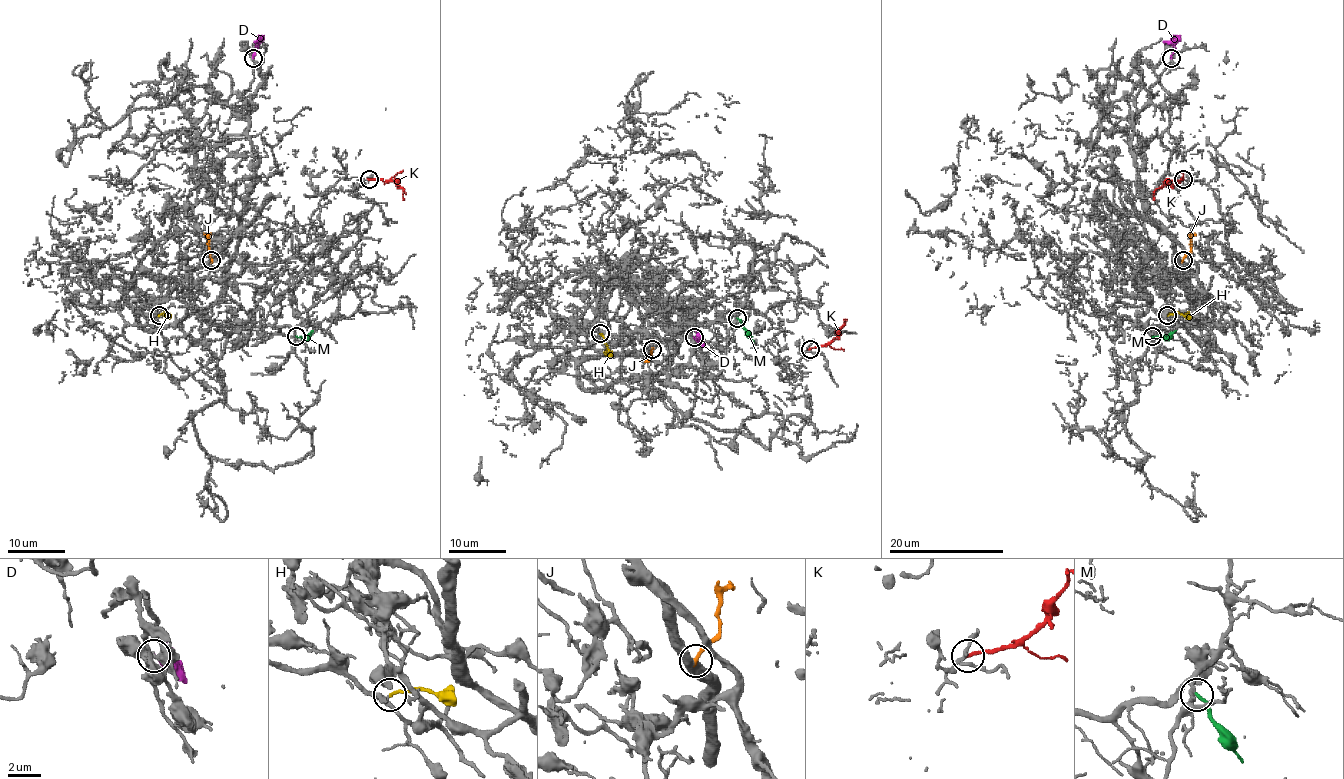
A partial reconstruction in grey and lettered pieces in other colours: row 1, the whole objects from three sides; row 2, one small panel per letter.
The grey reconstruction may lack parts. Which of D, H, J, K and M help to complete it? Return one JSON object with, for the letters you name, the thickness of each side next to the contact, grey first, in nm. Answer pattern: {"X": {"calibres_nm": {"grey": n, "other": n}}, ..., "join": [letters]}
{"D": {"calibres_nm": {"grey": 240, "other": 220}}, "H": {"calibres_nm": {"grey": 240, "other": 170}}, "join": ["D", "H"]}

